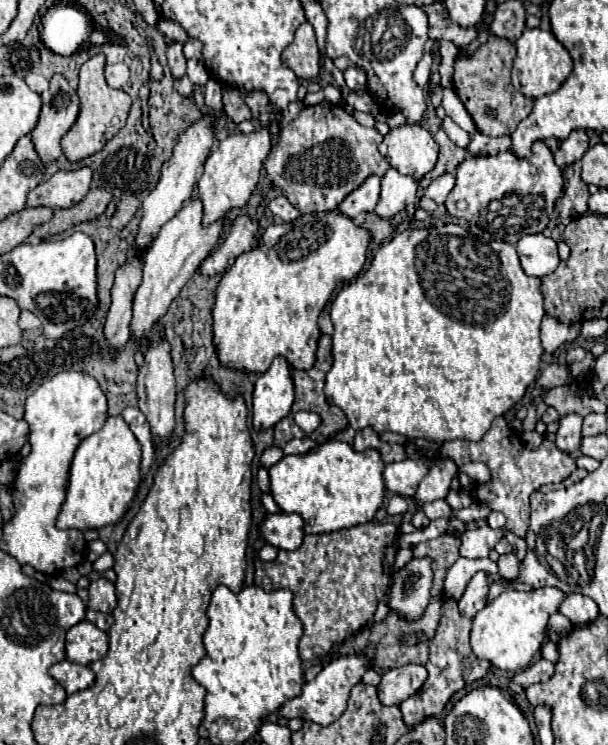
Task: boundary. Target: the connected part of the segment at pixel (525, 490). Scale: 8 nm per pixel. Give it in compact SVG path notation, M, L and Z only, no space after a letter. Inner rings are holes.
M496 417L492 421L492 427L480 441L462 441L462 439L446 441L440 447L440 457L452 457L458 467L462 467L466 461L484 461L488 465L488 469L492 471L492 481L476 487L474 495L476 495L476 499L486 503L492 511L504 513L504 517L506 517L504 527L522 539L526 537L526 529L528 529L528 517L530 517L528 497L530 497L530 493L542 485L560 483L576 471L574 459L546 439L536 451L526 449L518 435L510 431L504 417Z

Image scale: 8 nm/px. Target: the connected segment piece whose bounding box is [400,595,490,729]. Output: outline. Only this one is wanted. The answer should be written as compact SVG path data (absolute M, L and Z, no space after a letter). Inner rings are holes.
M442 595L442 617L440 617L440 625L432 637L430 643L430 657L426 661L426 669L428 669L428 681L424 683L424 687L408 697L406 701L402 701L400 705L400 711L402 711L402 717L404 717L404 723L412 729L416 723L420 723L424 717L438 717L444 709L444 705L448 703L448 699L460 691L464 685L476 681L476 679L482 679L488 669L490 669L490 663L484 661L484 659L478 659L474 653L472 653L472 647L470 647L470 625L472 621L468 617L464 617L460 611L458 611L458 603L446 595Z

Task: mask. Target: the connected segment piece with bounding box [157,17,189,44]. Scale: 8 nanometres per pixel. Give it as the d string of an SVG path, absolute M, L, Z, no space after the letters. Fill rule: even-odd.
M165 17L160 18L157 27L170 41L184 44L189 39L186 31L178 23Z

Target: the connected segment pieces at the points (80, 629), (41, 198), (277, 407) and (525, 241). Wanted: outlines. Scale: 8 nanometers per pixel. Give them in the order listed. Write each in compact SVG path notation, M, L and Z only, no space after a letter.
M84 619L66 633L66 657L70 661L90 665L104 659L104 653L108 653L108 635L90 621Z
M82 167L76 171L58 171L54 173L48 181L40 183L38 187L34 187L28 195L28 207L50 207L50 209L66 209L76 205L78 201L82 201L90 189L90 181L92 181L92 169L90 167Z
M276 357L268 371L254 383L252 395L252 423L254 429L268 429L282 421L292 407L294 385L292 367L286 357Z
M542 233L536 235L524 235L518 245L518 257L522 263L524 273L530 277L546 277L556 269L560 263L558 251L556 251L556 241L552 237L544 237Z

